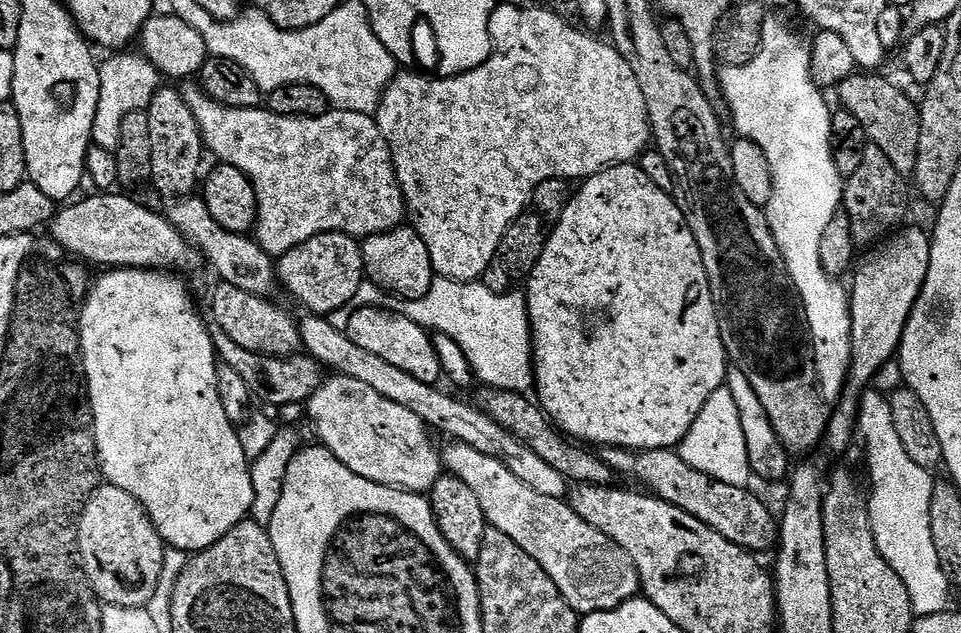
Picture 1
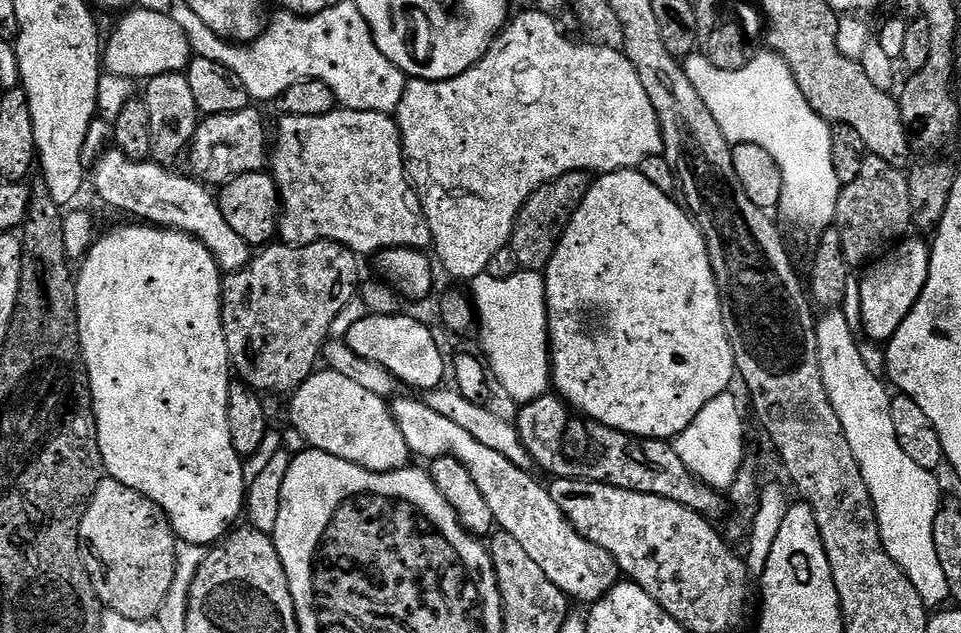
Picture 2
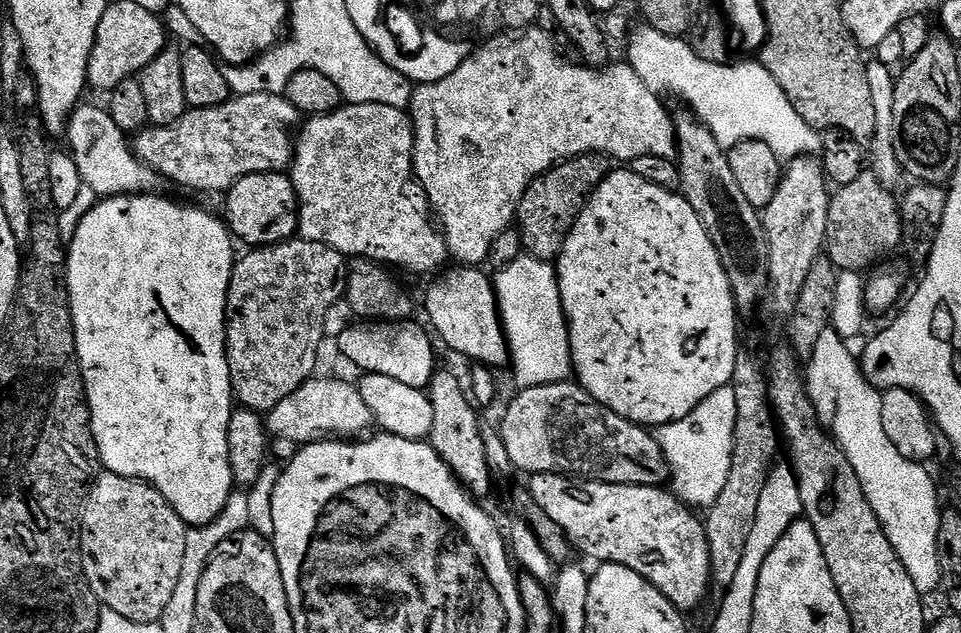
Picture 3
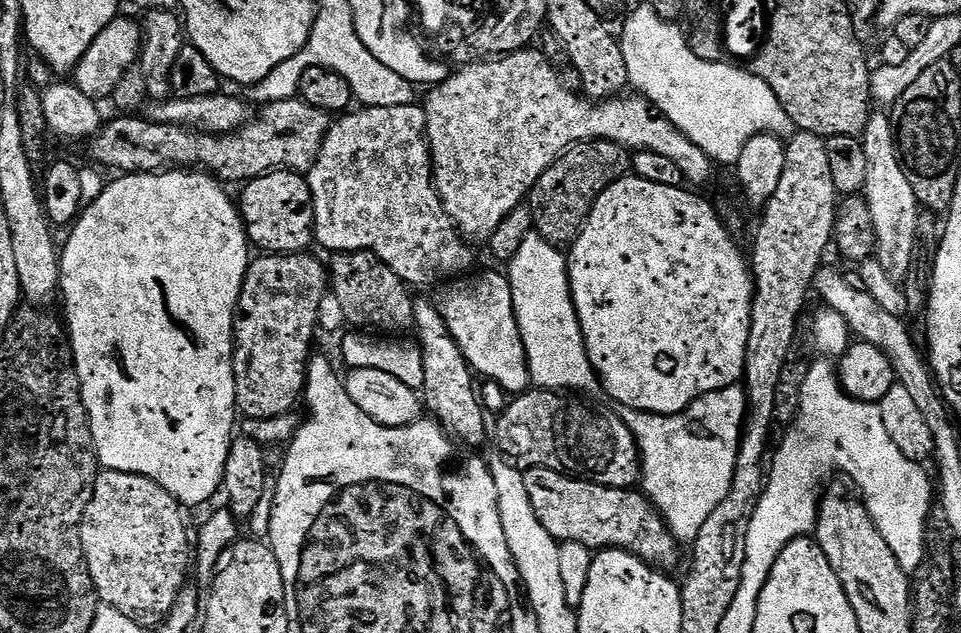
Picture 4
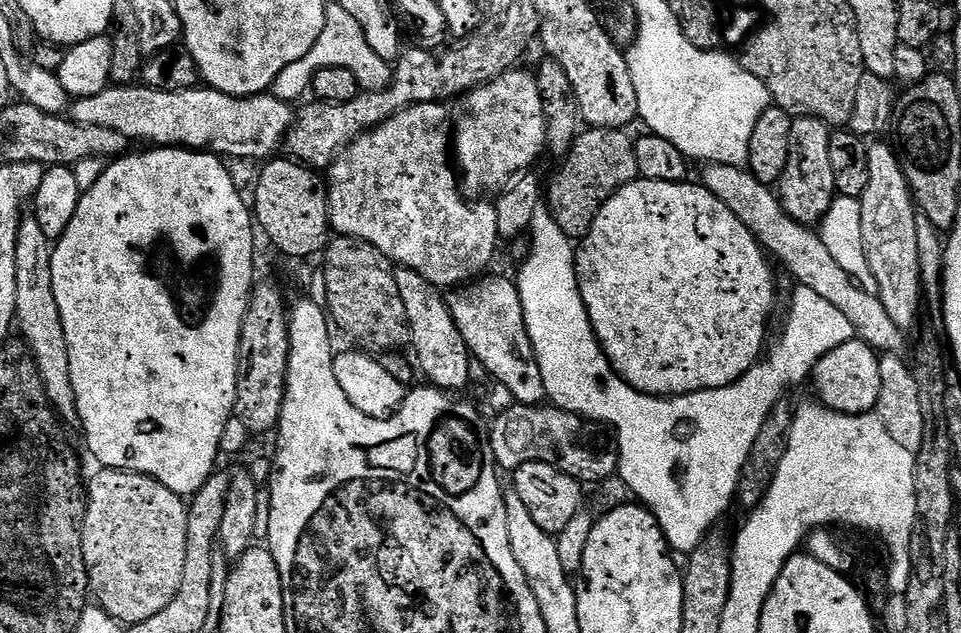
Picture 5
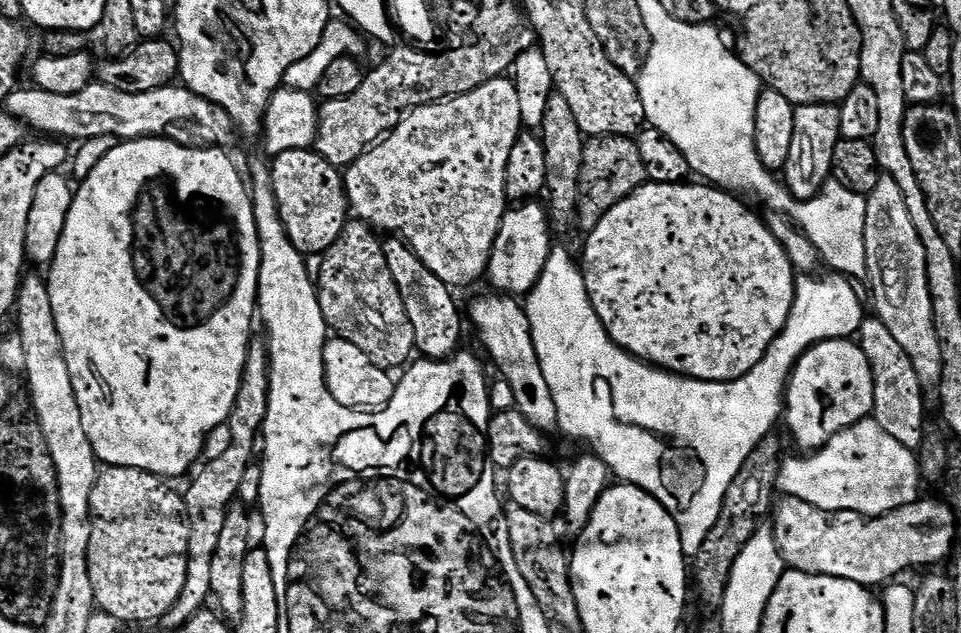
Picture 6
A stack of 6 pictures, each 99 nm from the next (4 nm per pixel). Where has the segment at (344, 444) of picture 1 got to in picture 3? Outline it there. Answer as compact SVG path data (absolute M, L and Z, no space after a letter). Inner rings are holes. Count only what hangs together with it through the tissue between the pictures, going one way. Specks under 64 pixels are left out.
M313 378L290 398L282 398L278 406L266 413L269 437L285 440L288 444L303 446L315 444L317 440L329 438L360 438L368 427L373 427L372 411L362 398L359 387L355 383L347 384L344 380L319 380Z

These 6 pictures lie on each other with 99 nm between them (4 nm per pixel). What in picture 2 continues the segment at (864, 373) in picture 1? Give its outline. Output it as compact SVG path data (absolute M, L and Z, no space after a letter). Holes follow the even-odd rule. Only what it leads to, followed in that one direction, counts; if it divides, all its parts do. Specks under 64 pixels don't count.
M904 238L899 241L891 250L885 251L875 262L867 265L864 277L860 280L860 324L869 341L887 342L902 326L902 322L910 314L910 310L916 305L916 300L922 294L928 277L928 261L930 259L930 244L927 239L912 240Z

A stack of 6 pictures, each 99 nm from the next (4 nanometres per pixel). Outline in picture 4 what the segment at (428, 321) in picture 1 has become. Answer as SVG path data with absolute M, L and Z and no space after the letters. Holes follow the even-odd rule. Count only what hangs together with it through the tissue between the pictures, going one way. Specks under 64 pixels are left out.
M535 230L522 242L518 254L507 265L506 275L512 287L514 314L526 346L528 369L537 389L575 390L580 394L597 391L596 371L586 354L584 335L574 310L568 285L568 261L565 253L541 238Z

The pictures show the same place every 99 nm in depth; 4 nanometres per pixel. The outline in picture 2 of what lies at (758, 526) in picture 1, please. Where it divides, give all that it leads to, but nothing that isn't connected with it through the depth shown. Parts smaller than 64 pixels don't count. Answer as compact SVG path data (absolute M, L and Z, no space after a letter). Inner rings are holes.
M545 394L539 396L539 398L534 400L534 402L523 405L517 412L519 412L519 414L518 418L516 417L516 425L519 430L519 436L522 438L523 445L526 446L526 450L530 454L533 463L538 468L541 467L544 471L550 473L550 476L556 477L557 479L598 481L600 484L612 485L618 489L626 489L636 493L654 494L658 498L666 498L670 502L678 502L682 506L686 506L690 510L694 510L697 514L699 514L699 516L703 516L705 520L711 520L713 522L719 521L718 518L720 515L722 515L721 517L725 515L725 497L721 495L717 489L711 488L706 482L699 480L699 478L696 477L696 475L692 473L686 465L684 465L682 458L678 458L675 447L673 447L669 441L642 439L640 437L626 435L625 432L616 431L612 427L602 426L595 420L589 420L580 416L573 416L574 418L570 418L570 414L572 415L571 407L556 394Z

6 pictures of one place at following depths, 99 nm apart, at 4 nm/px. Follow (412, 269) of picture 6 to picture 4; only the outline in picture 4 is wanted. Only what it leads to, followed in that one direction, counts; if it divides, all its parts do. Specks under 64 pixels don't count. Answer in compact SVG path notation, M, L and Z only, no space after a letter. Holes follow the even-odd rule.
M417 299L414 303L415 339L422 350L422 371L425 372L422 400L434 417L437 424L452 437L453 441L465 440L468 446L480 444L484 435L489 435L490 428L484 425L486 413L478 395L478 384L474 379L471 366L466 362L454 334L446 330L446 322L442 322L442 314L438 314L435 303L431 299Z

